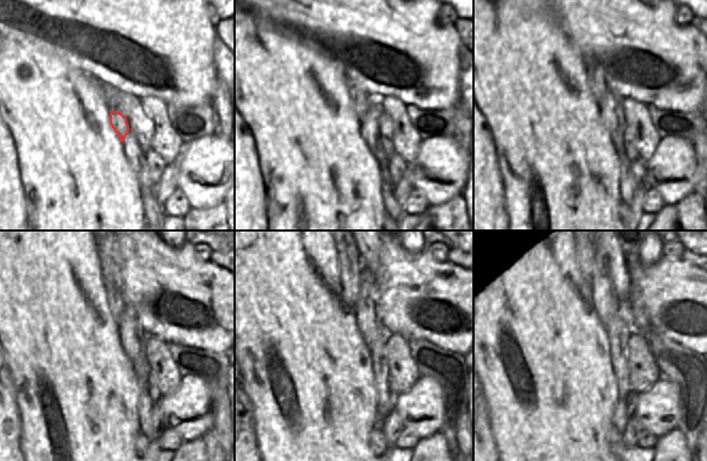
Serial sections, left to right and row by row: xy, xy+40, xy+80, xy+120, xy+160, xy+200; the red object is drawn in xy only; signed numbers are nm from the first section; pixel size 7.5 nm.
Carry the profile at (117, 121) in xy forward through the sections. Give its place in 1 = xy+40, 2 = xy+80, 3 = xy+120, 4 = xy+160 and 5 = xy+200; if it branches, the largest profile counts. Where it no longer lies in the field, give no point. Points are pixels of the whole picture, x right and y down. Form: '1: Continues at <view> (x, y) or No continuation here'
1: Continues at xy+40 (360, 99)
2: Continues at xy+80 (595, 78)
3: Continues at xy+120 (109, 252)
4: Continues at xy+160 (348, 254)
5: Continues at xy+200 (584, 252)

